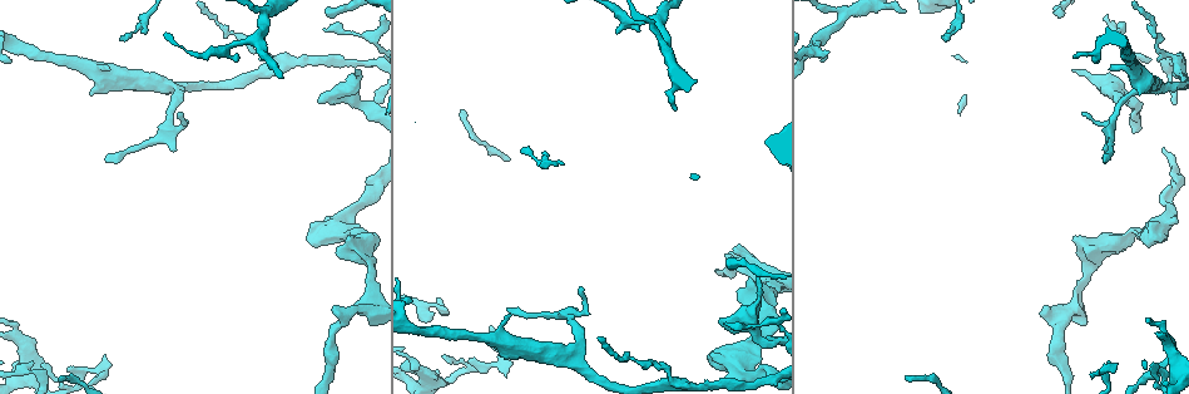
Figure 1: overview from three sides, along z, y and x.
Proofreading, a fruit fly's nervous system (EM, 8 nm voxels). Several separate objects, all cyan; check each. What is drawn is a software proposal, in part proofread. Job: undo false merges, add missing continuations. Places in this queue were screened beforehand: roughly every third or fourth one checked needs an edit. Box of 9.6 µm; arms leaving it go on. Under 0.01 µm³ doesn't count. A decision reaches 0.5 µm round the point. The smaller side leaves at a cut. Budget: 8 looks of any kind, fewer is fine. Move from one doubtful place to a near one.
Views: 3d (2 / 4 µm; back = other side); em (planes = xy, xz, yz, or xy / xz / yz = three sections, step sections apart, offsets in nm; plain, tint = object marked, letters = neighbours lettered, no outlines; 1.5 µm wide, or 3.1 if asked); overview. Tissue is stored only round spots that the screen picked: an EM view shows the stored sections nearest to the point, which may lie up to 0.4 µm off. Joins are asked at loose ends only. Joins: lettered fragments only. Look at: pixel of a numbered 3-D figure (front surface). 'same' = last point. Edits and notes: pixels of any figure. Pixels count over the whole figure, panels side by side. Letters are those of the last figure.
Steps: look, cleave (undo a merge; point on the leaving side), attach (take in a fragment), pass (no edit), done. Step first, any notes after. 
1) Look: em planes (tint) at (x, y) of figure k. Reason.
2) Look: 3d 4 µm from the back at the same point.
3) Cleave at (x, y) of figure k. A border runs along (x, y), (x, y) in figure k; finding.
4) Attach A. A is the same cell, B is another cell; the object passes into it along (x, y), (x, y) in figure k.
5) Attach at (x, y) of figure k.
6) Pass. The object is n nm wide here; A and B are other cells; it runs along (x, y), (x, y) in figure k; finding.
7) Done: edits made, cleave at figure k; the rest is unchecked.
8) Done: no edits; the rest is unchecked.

Look: 3d 4 µm at (505, 377) of figure 1. Free end.

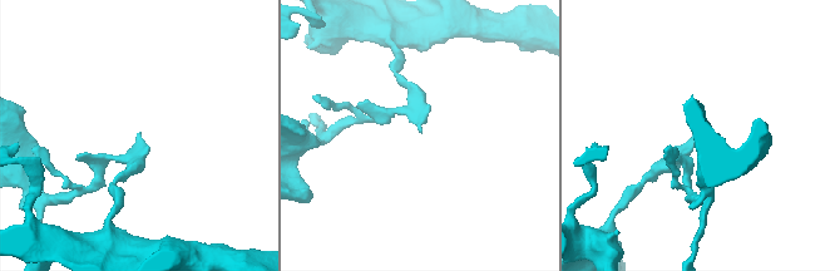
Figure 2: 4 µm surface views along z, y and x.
Look: em xz step 8 (letters) at (138, 133) of figure 2. Now the EM.

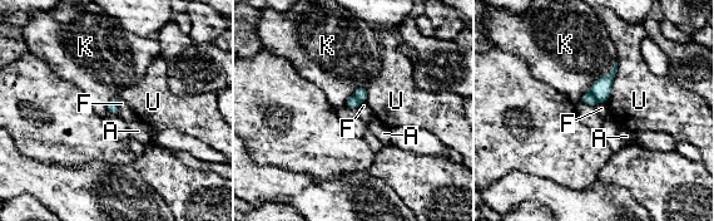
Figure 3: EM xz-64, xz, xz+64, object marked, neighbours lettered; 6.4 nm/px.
Look: em planes (letters) at the same point. Cut it another way.

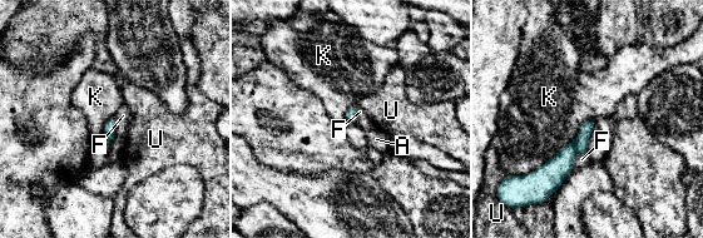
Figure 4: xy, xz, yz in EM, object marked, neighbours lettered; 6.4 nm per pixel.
Cleave at (553, 173) of figure 4. The object is 70 nm wide here; A, F, K and U are other cells; a border runs along (574, 142), (577, 153) in figure 4; two neurons meet here.

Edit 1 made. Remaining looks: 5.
Look: 3d 2 µm at (1105, 155) of figure 1. Branch stops here.

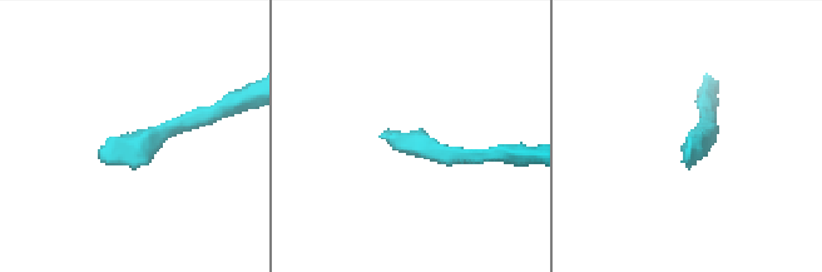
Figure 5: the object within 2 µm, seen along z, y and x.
Look: em planes (letters) at (689, 144) of figure 5. Shape alone is not enough.

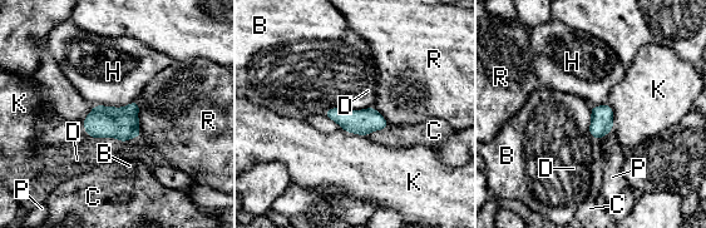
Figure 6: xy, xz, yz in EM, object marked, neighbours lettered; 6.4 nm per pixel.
Pass. The object is 140 nm wide here; B, C, D, H, K, P and R are other cells; a border runs along (373, 107), (349, 109) in figure 6; none of them fits.

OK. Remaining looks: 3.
Look: 3d 4 µm from the back at (734, 251) of figure 1. Branch stops here.

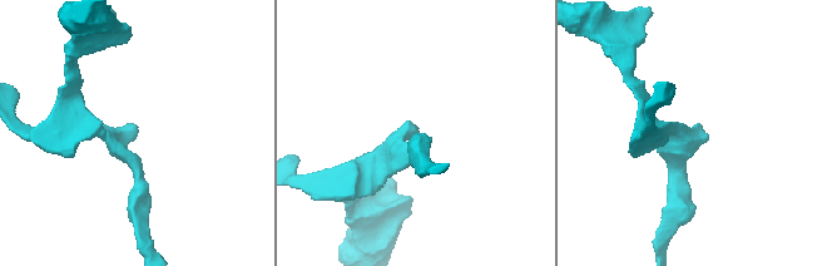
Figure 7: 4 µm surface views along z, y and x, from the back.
Look: em xy step 4 (tint) at (698, 125) of figure 7.

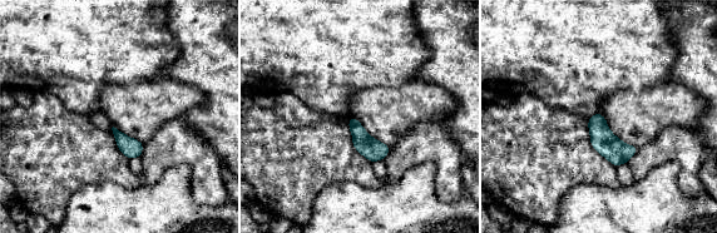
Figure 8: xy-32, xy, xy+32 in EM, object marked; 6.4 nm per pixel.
Look: em planes (letters) at the same point. Cut it another way.

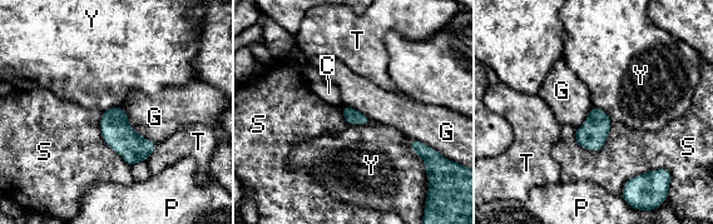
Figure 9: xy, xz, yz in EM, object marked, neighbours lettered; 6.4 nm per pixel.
Pass. The longest contact is with S, 400 nm; C, G, P, S, T and Y are other cells; a border runs along (122, 106), (127, 122), (156, 143) in figure 9; none of them fits.

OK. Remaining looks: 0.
Done: edits made, cleave at figure 4; the rest is unchecked.

